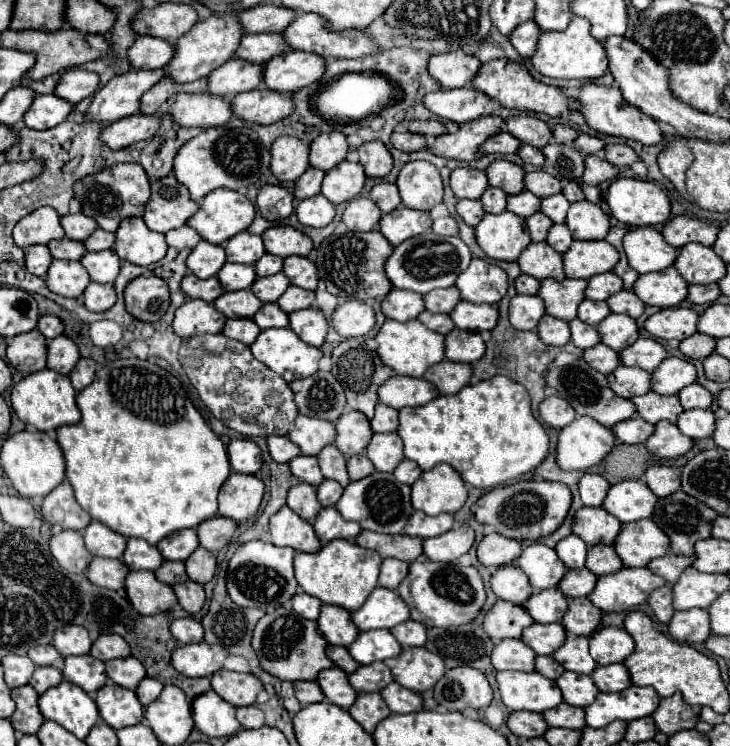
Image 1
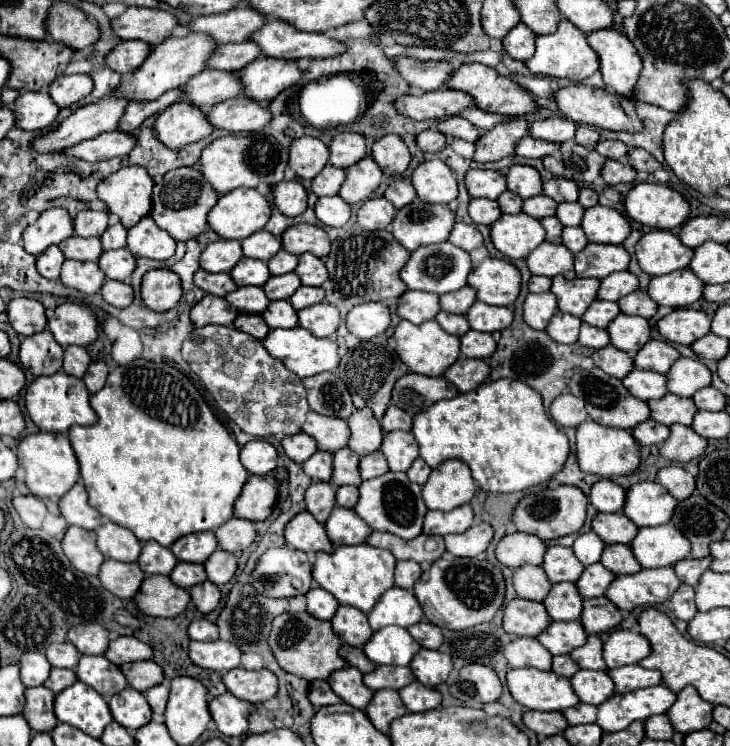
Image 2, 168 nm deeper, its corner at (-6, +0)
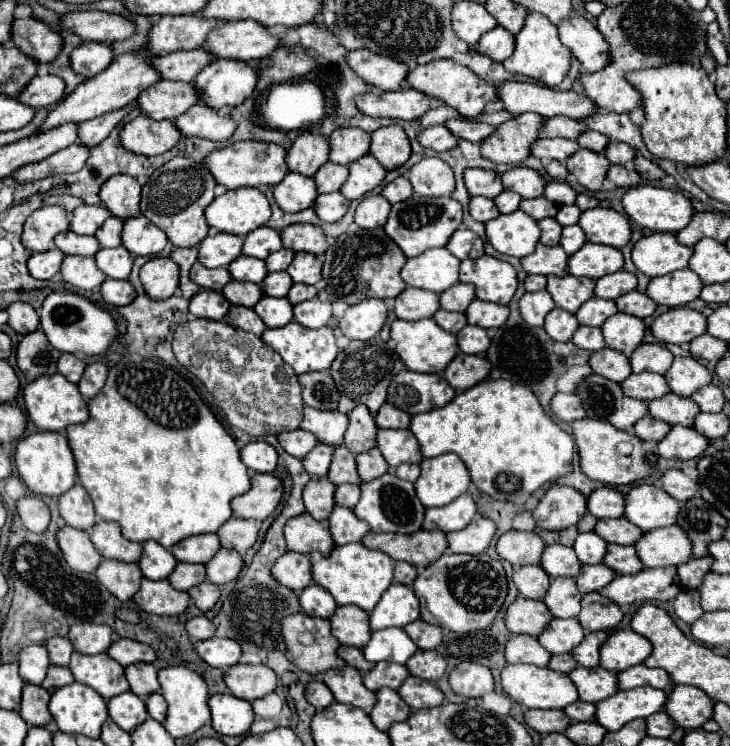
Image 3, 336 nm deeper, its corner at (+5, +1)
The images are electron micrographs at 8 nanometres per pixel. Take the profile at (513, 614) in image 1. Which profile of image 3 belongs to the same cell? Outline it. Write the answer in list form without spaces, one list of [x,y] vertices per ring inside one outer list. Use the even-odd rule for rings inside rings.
[[[516,599],[508,611],[506,611],[506,627],[510,629],[510,633],[518,635],[518,633],[526,633],[526,635],[540,635],[544,631],[544,627],[552,621],[552,613],[548,611],[548,607],[542,601],[534,601],[534,599]]]

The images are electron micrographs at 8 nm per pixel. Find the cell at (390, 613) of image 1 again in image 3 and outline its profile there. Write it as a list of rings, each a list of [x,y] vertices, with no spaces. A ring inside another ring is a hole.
[[[392,583],[380,603],[370,613],[372,631],[386,627],[404,627],[420,617],[420,603],[410,585]]]

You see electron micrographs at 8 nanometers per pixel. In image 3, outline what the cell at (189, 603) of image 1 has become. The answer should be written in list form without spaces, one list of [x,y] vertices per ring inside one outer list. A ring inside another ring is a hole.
[[[204,581],[202,585],[192,587],[188,593],[190,593],[194,605],[198,609],[202,609],[202,611],[212,609],[216,605],[216,601],[220,599],[220,587],[214,585],[214,583],[210,583],[210,581]]]

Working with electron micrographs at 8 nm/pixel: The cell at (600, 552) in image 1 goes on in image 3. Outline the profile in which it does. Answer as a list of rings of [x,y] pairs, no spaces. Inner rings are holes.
[[[608,545],[604,563],[610,569],[616,569],[616,573],[636,573],[642,571],[644,565],[636,555],[634,547],[622,547],[622,545]]]

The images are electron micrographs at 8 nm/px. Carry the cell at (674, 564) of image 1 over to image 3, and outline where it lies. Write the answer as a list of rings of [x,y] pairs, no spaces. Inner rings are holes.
[[[702,557],[702,559],[690,559],[688,563],[678,567],[678,577],[684,587],[698,589],[702,585],[704,575],[710,571],[712,557]]]

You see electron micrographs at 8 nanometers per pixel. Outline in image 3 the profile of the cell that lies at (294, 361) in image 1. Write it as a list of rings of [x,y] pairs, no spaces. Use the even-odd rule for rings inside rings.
[[[290,321],[286,327],[280,329],[266,329],[264,331],[264,341],[268,345],[272,345],[280,357],[292,365],[292,369],[296,371],[296,375],[302,373],[310,373],[310,371],[324,371],[330,369],[332,361],[338,355],[338,345],[336,345],[336,335],[332,331],[332,327],[320,327],[320,329],[306,329],[296,321]]]

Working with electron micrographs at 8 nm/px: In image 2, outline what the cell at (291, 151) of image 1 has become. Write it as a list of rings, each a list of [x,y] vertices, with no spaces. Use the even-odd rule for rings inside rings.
[[[301,136],[293,140],[289,148],[287,166],[301,180],[313,180],[329,162],[329,148],[313,136]]]

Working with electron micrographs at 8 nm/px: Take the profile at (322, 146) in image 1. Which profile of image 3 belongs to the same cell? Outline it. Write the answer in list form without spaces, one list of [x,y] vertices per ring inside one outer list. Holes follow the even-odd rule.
[[[342,127],[330,135],[330,161],[350,165],[370,153],[370,133],[356,127]]]

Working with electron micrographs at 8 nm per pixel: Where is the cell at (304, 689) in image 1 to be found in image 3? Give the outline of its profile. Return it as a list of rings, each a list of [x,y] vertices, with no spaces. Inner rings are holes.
[[[312,681],[306,687],[306,701],[312,703],[316,709],[326,709],[328,705],[334,703],[334,695],[332,691],[326,687],[326,683],[322,681]]]

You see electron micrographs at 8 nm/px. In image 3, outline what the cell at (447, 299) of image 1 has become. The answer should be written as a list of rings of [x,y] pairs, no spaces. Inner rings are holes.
[[[456,283],[440,293],[440,307],[446,311],[466,311],[474,299],[474,287],[468,283]]]

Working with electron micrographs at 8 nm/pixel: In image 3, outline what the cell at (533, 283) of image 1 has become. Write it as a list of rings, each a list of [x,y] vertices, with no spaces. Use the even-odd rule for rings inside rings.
[[[528,275],[524,281],[526,291],[542,291],[546,289],[546,277],[544,275]]]

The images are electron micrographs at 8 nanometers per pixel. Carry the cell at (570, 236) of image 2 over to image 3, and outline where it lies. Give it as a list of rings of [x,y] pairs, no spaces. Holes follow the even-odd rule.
[[[580,225],[564,227],[564,231],[562,231],[562,239],[560,239],[560,245],[564,247],[564,251],[566,251],[568,255],[574,255],[584,243],[586,243],[586,235],[584,235],[584,231],[580,229]]]

